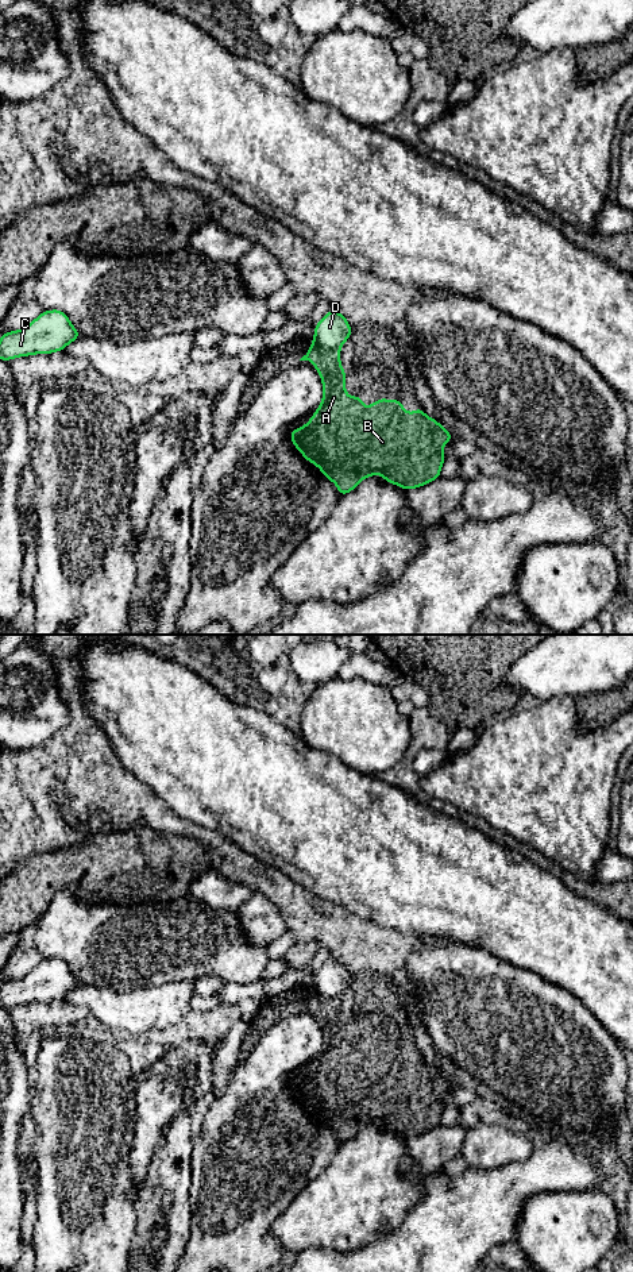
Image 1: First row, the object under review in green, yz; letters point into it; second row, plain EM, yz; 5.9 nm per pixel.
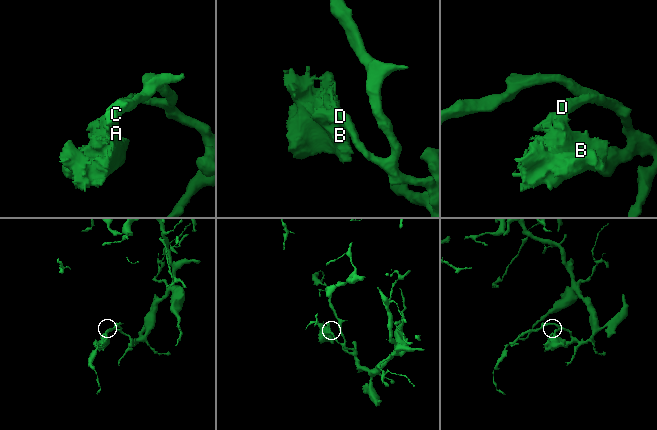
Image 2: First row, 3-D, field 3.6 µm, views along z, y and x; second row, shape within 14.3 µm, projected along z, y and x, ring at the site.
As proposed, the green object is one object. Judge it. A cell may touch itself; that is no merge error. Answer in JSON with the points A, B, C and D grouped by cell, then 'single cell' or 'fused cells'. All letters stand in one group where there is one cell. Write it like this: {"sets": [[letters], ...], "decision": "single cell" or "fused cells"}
{"sets": [["A", "B"], ["C", "D"]], "decision": "fused cells"}

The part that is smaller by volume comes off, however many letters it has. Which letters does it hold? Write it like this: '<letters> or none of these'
A, B

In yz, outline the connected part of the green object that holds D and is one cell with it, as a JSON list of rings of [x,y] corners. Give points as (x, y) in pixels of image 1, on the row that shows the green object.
[[[332,309],[313,328],[313,344],[321,348],[340,348],[352,336],[352,328],[344,315]]]

